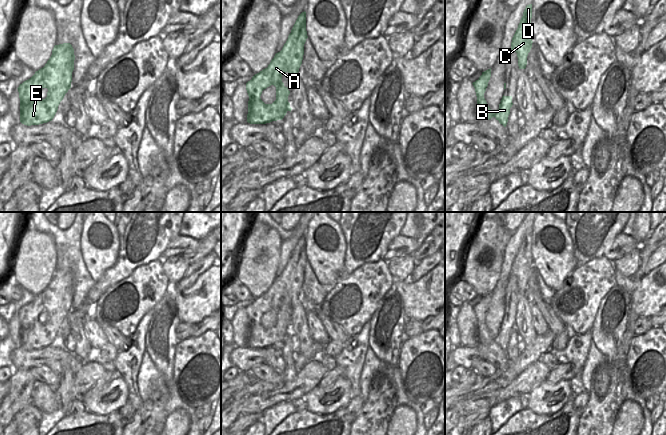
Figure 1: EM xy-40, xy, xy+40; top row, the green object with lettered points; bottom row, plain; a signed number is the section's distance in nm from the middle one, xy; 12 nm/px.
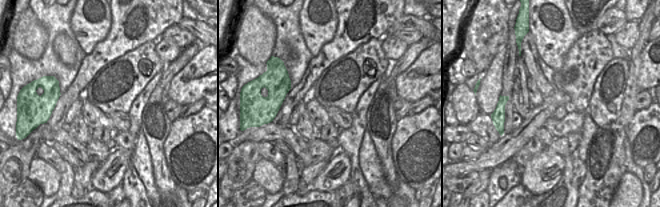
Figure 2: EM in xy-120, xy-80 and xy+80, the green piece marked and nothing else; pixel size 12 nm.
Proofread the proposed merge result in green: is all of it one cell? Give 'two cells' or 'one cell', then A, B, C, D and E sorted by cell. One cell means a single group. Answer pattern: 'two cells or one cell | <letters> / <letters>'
two cells | A C D E / B

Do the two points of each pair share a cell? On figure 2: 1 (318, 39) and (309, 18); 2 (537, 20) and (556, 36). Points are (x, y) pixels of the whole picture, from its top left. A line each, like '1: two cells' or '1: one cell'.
1: one cell
2: one cell

